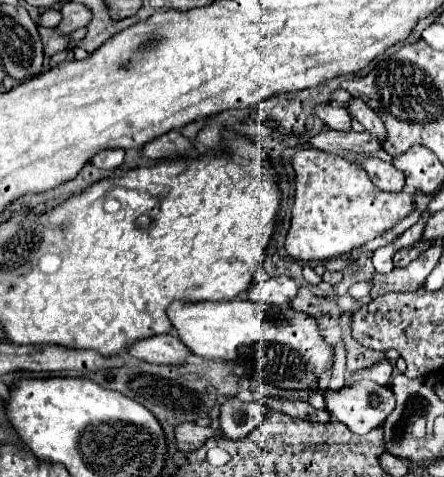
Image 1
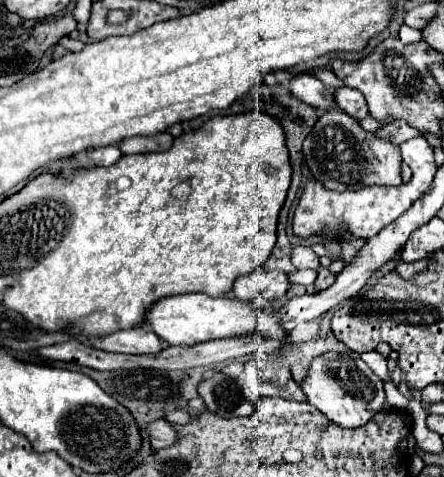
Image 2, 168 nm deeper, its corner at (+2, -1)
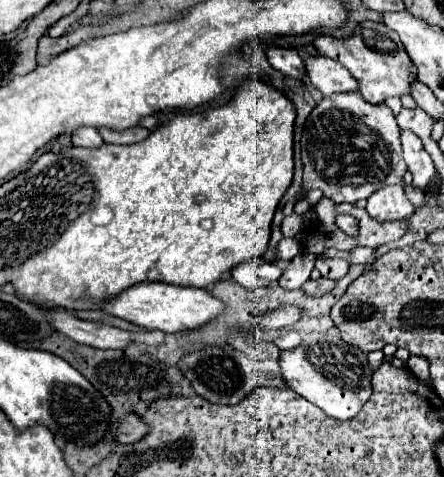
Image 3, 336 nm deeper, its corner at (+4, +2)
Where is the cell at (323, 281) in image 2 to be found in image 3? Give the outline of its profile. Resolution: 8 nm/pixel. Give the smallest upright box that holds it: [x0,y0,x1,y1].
[301,277,335,297]

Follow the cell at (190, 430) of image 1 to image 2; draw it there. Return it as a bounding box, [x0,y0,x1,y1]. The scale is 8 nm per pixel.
[149,420,177,448]

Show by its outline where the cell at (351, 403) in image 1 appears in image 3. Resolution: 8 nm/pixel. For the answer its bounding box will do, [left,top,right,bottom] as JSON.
[279,327,371,419]

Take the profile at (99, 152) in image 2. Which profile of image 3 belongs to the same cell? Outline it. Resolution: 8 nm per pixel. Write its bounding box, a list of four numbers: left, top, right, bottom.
[71,129,103,147]

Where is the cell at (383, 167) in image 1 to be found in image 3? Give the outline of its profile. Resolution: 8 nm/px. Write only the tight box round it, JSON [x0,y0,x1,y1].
[301,93,407,203]

